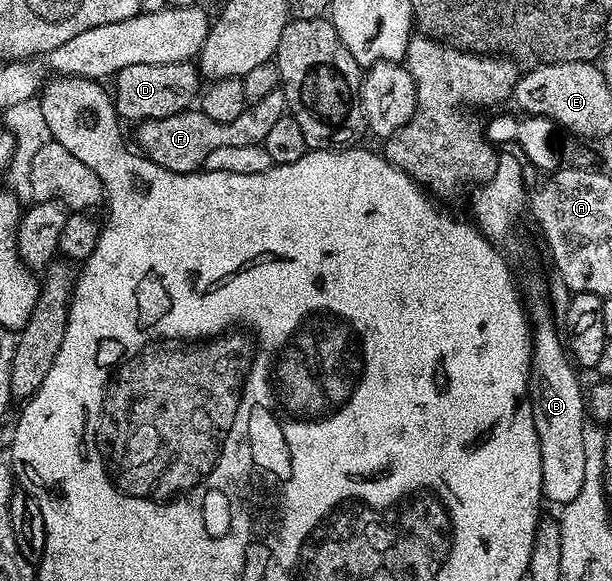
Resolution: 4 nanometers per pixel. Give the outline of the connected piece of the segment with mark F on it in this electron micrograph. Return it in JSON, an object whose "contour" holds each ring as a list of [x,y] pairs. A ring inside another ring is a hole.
{"contour":[[[275,89],[268,95],[261,96],[256,103],[254,100],[241,113],[241,117],[236,117],[228,123],[213,121],[198,109],[184,109],[164,119],[142,120],[138,124],[139,132],[136,133],[135,139],[139,142],[138,150],[157,165],[177,173],[197,171],[203,167],[205,157],[209,157],[213,149],[221,149],[224,145],[264,144],[272,126],[281,121],[287,110],[286,97],[282,90]]]}

